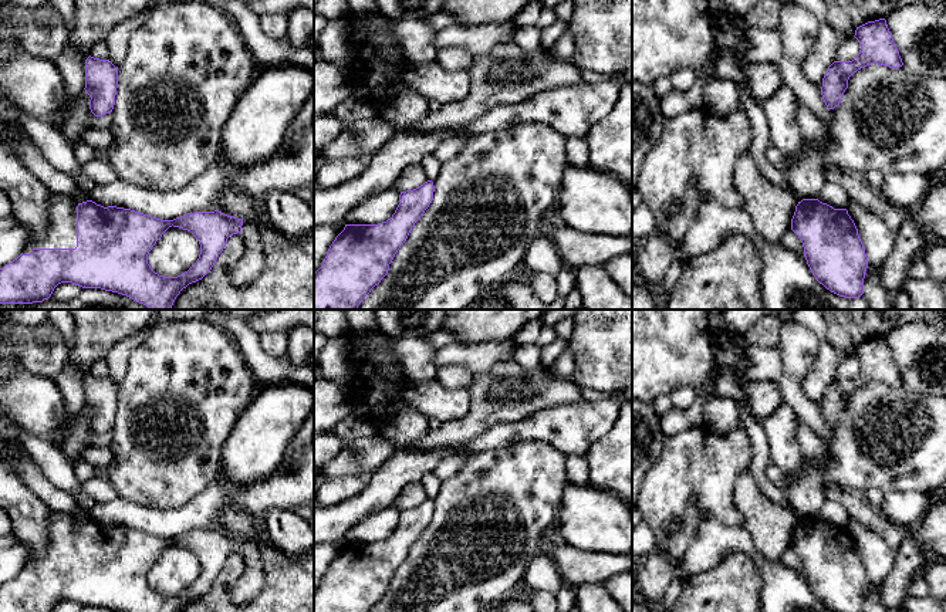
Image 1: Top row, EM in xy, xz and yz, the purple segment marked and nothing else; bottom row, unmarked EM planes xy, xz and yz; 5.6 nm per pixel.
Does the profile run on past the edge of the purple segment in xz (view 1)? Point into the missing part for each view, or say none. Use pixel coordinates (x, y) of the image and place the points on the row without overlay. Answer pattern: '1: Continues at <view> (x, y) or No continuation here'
1: No continuation here

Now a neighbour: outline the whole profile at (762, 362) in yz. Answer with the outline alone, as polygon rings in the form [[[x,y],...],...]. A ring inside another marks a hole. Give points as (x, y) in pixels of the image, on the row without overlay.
[[[749,345],[743,351],[746,358],[746,372],[737,378],[739,386],[746,386],[753,381],[771,381],[783,395],[797,417],[804,422],[818,437],[830,437],[830,429],[822,417],[821,408],[811,402],[801,383],[788,376],[777,346]]]

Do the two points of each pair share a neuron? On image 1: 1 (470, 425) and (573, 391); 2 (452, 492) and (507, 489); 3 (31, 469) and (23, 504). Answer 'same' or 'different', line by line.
1: same
2: same
3: different

